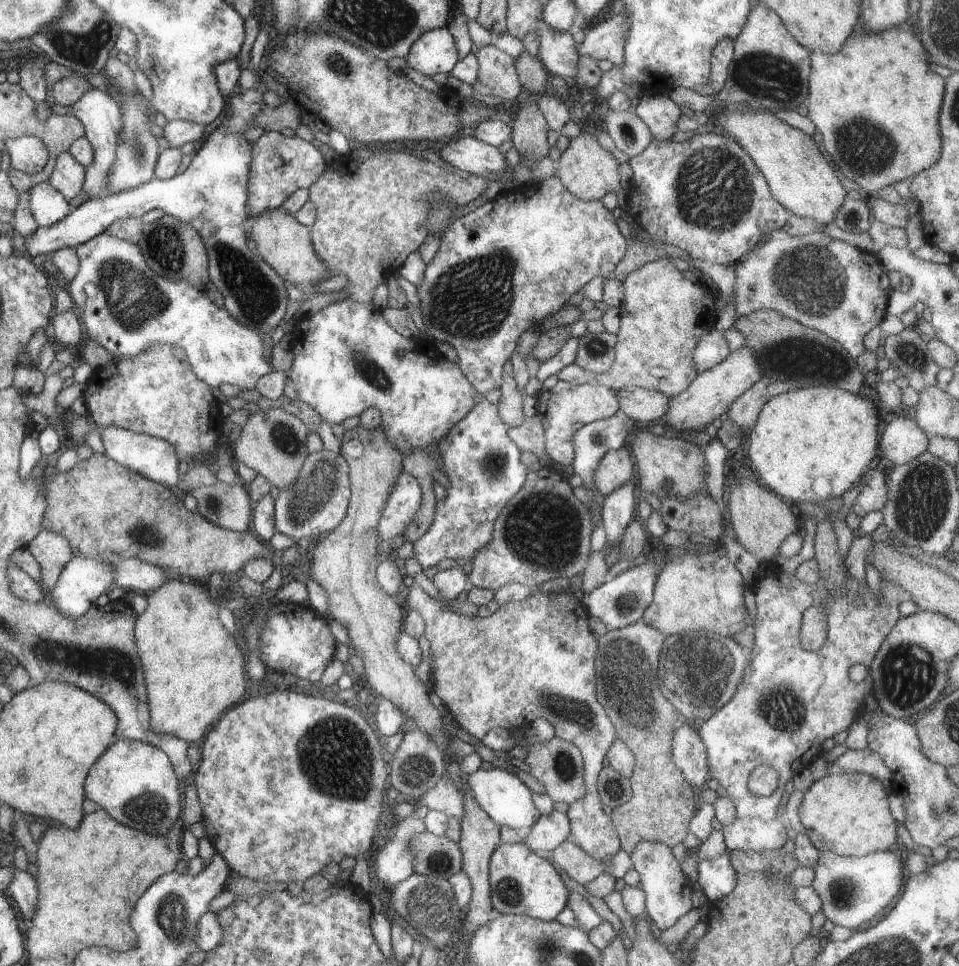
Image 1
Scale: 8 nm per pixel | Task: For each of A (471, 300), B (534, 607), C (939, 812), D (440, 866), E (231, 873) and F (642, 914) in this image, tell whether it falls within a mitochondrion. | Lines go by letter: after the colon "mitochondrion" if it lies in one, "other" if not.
A: mitochondrion
B: other
C: mitochondrion
D: mitochondrion
E: other
F: other

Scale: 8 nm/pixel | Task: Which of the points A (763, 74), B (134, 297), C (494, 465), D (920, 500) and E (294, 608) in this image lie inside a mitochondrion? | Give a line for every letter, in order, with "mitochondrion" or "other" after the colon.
A: mitochondrion
B: mitochondrion
C: mitochondrion
D: mitochondrion
E: other

